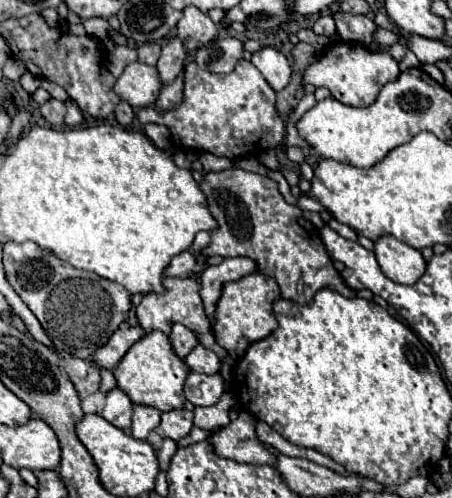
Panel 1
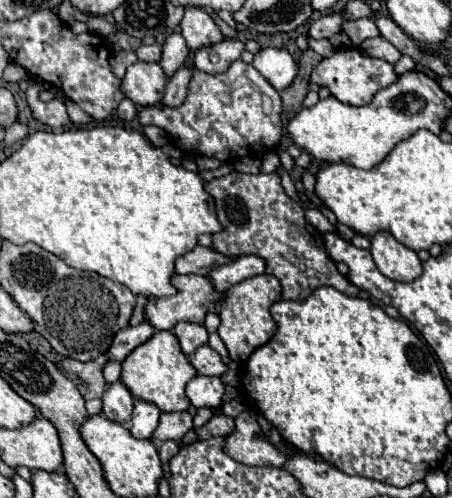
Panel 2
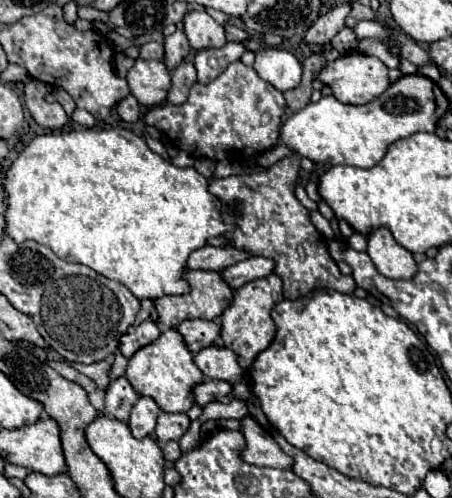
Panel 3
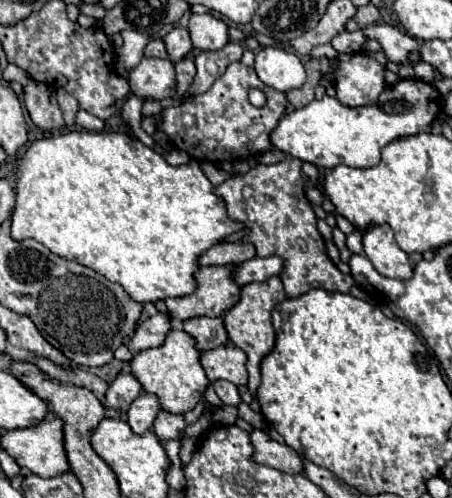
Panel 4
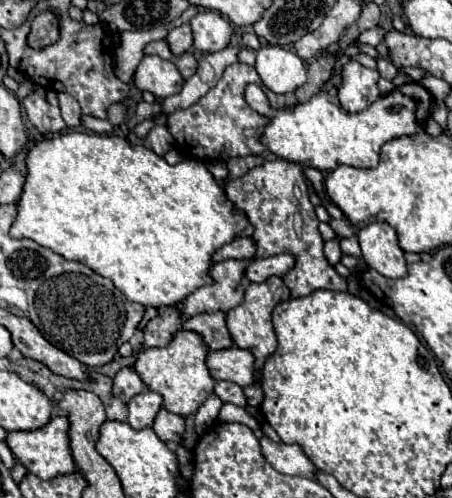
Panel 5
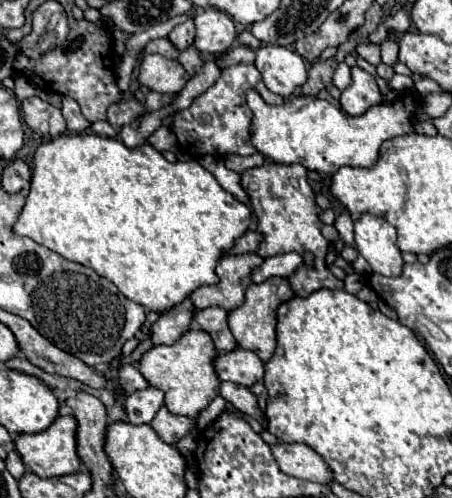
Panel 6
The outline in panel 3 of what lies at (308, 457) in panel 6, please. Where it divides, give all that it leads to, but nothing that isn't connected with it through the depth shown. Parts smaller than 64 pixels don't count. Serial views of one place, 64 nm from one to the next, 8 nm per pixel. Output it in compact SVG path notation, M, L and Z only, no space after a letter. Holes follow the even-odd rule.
M244 416L240 420L240 432L244 434L246 446L240 452L242 460L254 466L272 466L272 468L290 468L292 458L280 450L276 440L262 430L252 416Z

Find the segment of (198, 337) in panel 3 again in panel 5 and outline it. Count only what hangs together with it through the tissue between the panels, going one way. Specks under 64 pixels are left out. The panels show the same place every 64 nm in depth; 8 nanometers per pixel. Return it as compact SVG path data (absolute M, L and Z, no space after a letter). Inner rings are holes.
M224 312L214 314L198 314L184 322L184 330L192 330L202 336L208 350L222 350L232 346L230 332L224 322Z

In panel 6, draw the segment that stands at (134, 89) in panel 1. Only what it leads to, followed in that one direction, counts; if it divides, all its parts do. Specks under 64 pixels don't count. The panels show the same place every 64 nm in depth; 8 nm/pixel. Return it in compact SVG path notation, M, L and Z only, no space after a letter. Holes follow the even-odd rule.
M146 54L140 62L138 82L160 94L178 94L188 82L188 74L176 60L160 54Z

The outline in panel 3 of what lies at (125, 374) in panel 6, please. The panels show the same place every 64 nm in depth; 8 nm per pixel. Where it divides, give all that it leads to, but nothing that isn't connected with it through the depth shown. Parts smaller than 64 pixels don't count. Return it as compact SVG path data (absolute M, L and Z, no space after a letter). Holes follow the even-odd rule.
M120 376L118 380L110 382L106 388L106 404L104 404L104 414L122 422L128 422L130 410L136 404L138 394L126 380L126 376Z

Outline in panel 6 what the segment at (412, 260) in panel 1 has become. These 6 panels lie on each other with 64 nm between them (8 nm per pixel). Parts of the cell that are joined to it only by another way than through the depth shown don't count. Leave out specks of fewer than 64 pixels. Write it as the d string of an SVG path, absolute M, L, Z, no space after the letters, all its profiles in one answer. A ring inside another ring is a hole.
M364 214L354 222L356 248L370 268L382 276L400 276L404 260L396 246L396 230L384 218Z

